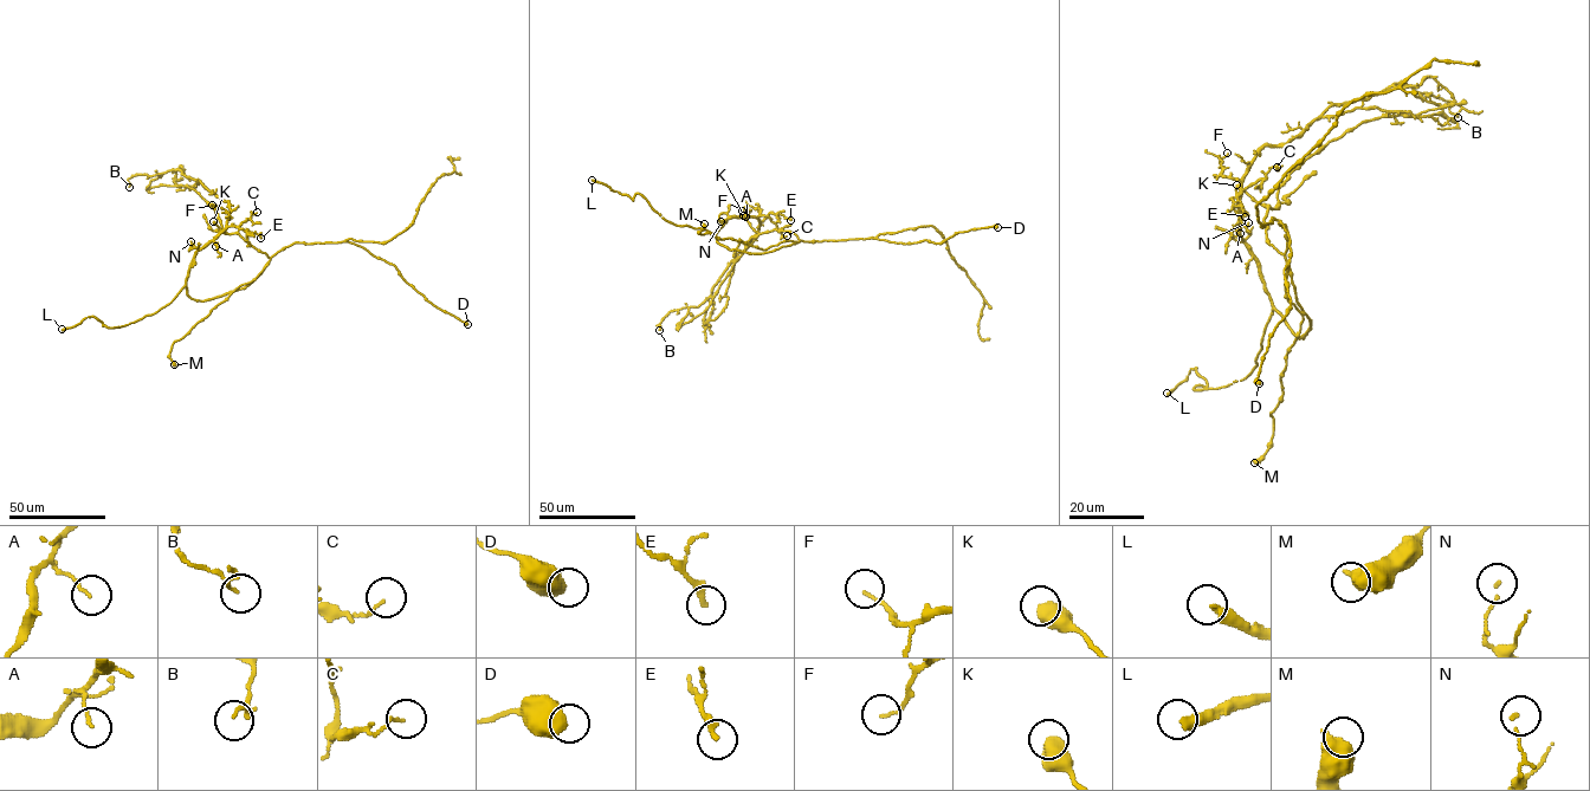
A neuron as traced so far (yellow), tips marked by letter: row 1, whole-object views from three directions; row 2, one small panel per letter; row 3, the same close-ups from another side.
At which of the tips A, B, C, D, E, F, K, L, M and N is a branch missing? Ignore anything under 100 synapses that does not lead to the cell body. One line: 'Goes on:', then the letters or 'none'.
Goes on: L

